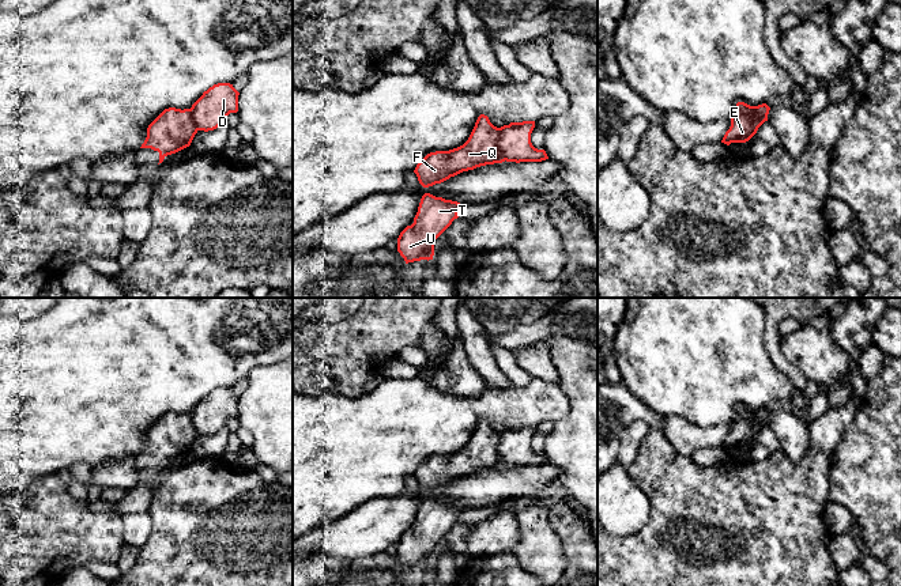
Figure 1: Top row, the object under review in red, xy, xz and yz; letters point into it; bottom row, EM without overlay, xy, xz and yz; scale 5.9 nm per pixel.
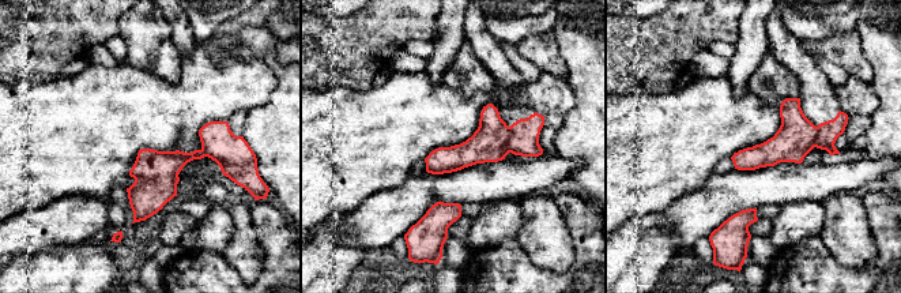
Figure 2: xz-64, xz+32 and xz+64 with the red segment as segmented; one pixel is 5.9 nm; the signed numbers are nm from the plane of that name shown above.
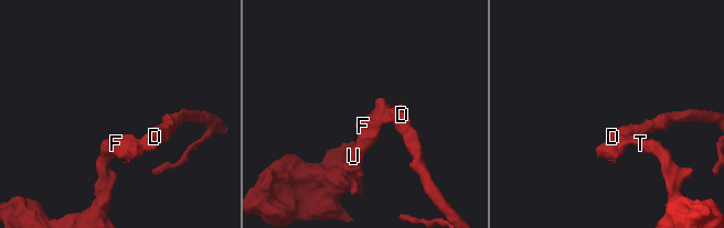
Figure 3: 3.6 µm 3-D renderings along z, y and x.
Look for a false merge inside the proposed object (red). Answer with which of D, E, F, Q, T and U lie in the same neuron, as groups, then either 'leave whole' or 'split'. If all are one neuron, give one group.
D / E F Q T U; split

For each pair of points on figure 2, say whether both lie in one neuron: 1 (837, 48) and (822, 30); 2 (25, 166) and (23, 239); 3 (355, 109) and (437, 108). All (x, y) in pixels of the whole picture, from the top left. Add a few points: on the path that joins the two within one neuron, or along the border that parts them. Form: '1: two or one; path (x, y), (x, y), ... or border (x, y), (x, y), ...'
1: two; border (854, 27), (818, 40), (800, 40)
2: two; border (53, 201), (23, 210), (14, 217)
3: one; path (376, 109), (417, 109)

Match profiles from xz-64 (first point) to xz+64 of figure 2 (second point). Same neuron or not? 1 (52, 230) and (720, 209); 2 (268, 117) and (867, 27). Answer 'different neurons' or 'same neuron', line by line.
1: same neuron
2: same neuron

